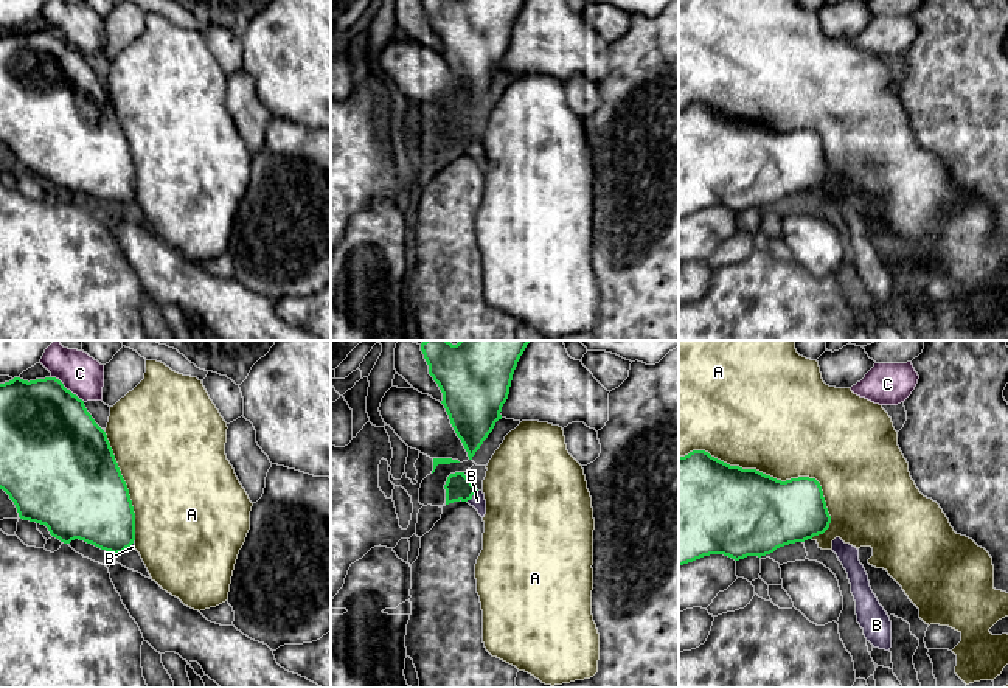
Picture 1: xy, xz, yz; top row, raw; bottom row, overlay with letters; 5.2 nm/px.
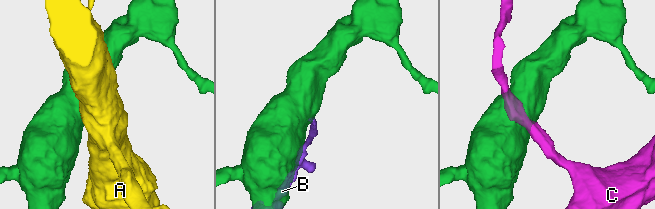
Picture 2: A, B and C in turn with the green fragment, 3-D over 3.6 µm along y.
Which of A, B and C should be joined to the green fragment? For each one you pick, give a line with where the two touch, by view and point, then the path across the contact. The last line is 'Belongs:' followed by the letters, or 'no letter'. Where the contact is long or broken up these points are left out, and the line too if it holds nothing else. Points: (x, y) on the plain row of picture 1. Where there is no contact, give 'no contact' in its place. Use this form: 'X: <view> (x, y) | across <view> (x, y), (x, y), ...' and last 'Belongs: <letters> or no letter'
B: xz (472, 146) | across xz (458, 138), (472, 146), (477, 152)
Belongs: B

